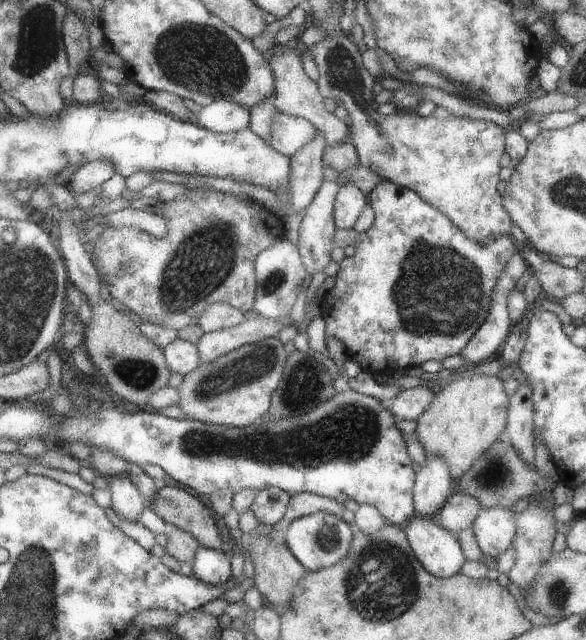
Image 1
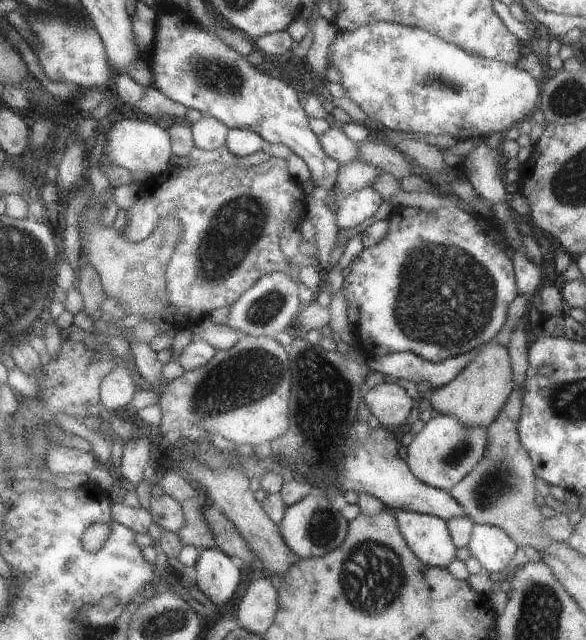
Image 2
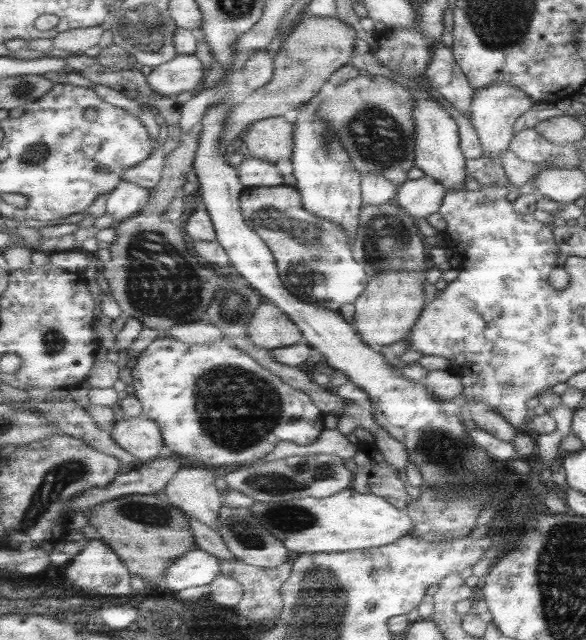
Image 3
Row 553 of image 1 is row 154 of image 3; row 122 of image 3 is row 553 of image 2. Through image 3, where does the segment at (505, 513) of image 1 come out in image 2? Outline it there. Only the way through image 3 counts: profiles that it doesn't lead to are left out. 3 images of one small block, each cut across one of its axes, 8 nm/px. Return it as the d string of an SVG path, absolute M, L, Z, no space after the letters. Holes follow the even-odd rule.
M476 524L468 548L487 573L501 572L517 550L517 543L499 527Z

